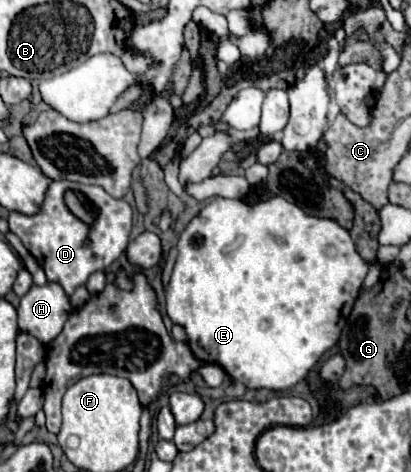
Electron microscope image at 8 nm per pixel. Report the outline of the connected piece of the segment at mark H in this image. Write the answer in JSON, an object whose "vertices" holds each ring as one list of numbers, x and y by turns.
{"vertices":[[47,282,43,286,31,286,31,290,21,298,17,312,19,330,33,334,43,344,49,344,49,340,61,332,73,308,63,288]]}

